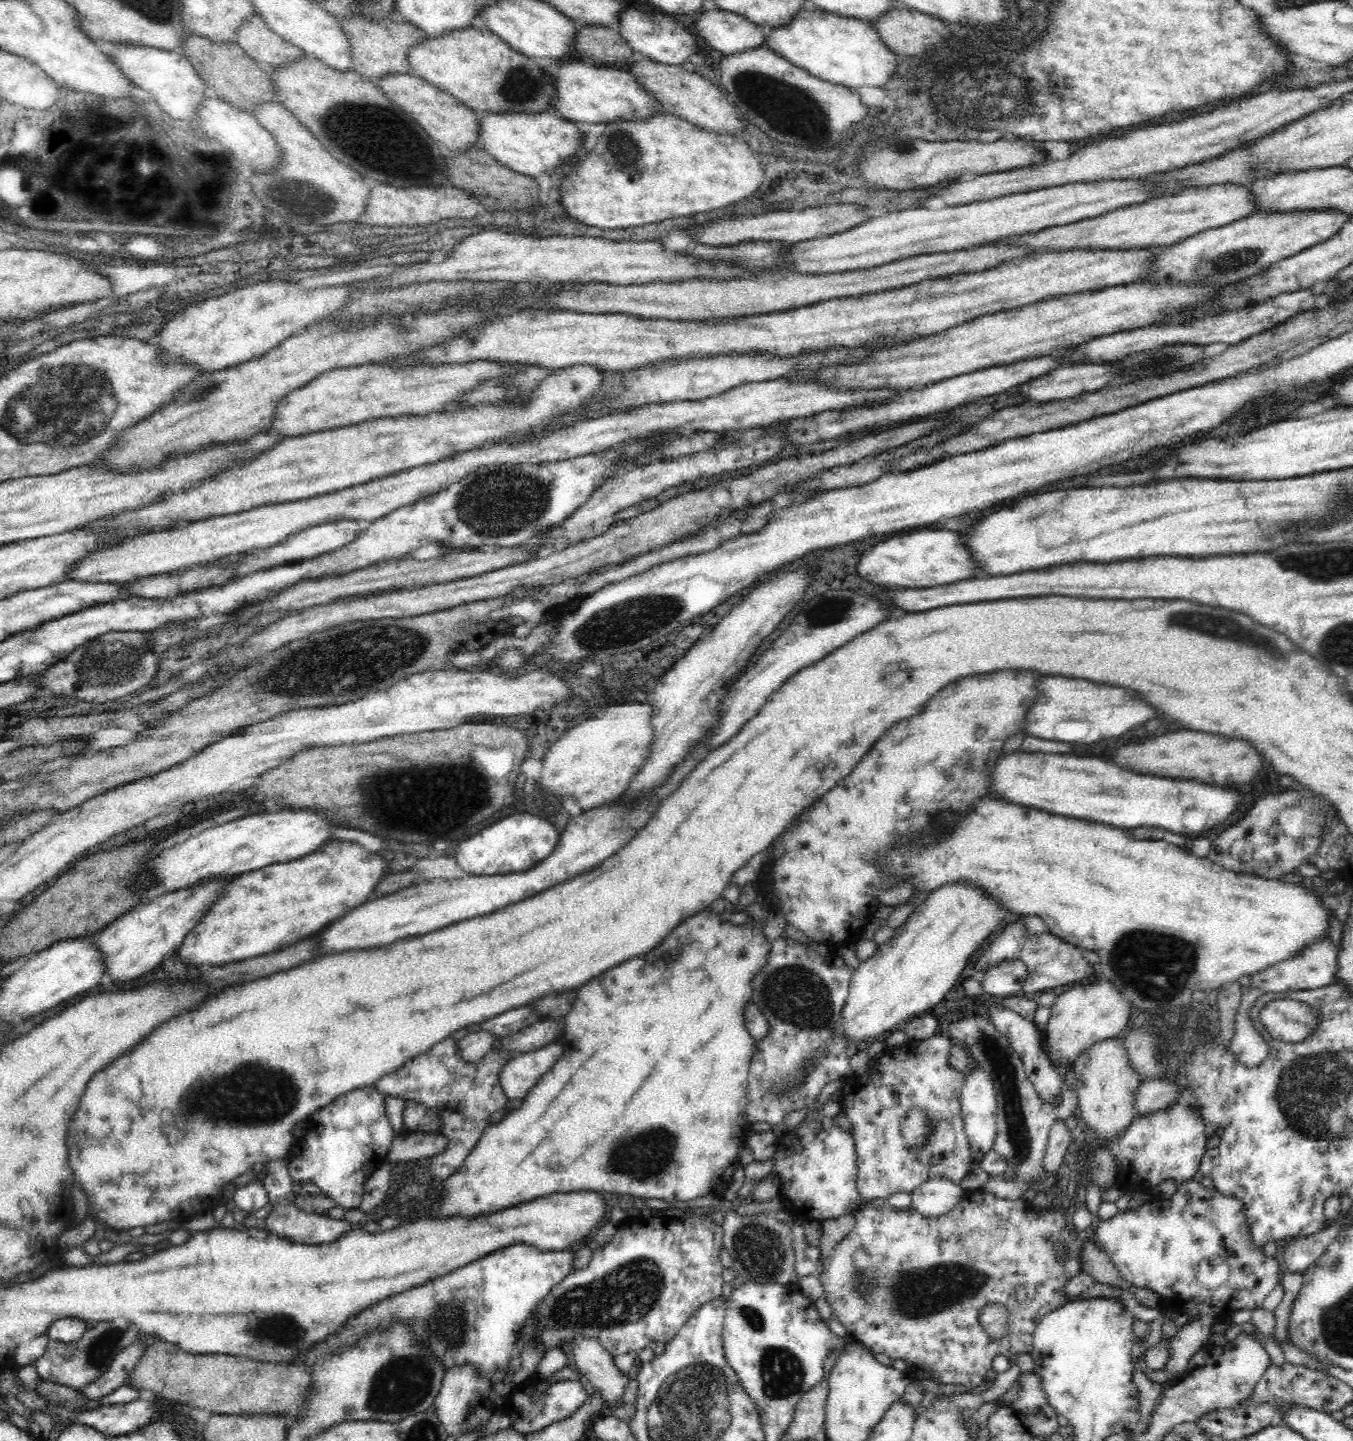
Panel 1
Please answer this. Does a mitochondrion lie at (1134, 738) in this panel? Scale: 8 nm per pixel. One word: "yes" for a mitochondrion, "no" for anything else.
no

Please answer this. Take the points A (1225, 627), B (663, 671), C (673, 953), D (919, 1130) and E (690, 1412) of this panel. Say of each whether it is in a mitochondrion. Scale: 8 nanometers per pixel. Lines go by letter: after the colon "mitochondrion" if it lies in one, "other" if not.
A: mitochondrion
B: other
C: mitochondrion
D: mitochondrion
E: mitochondrion

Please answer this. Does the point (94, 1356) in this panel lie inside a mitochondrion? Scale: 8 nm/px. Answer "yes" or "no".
yes

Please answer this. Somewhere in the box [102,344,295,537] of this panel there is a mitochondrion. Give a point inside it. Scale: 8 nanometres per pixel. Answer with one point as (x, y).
(205, 390)

